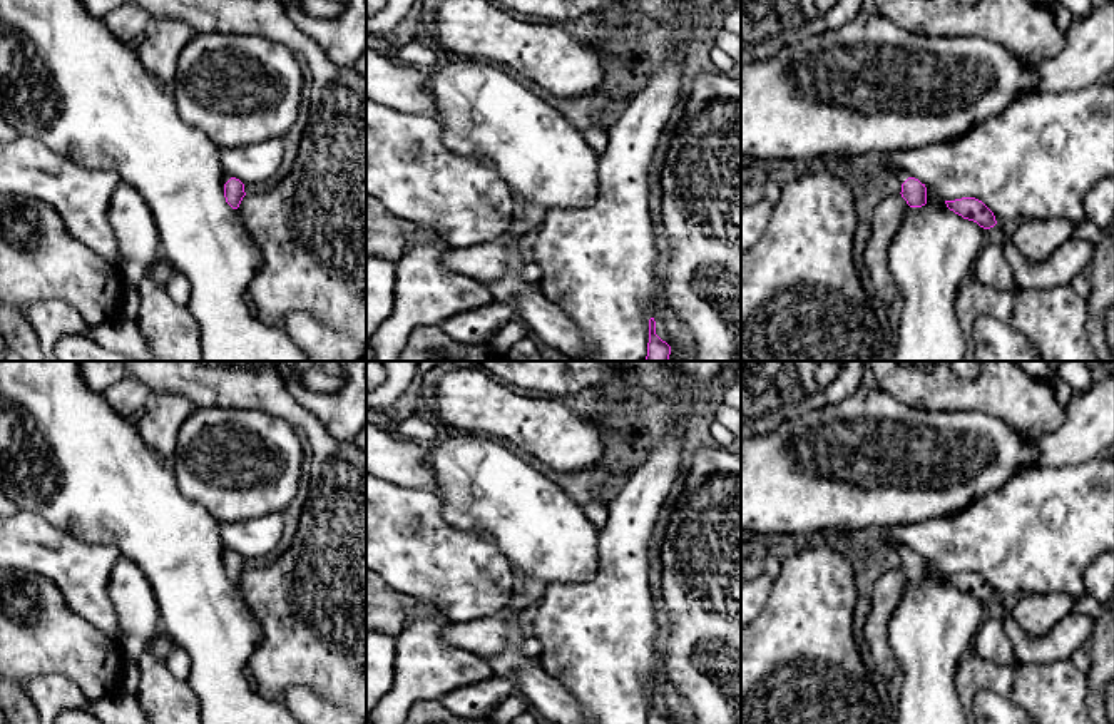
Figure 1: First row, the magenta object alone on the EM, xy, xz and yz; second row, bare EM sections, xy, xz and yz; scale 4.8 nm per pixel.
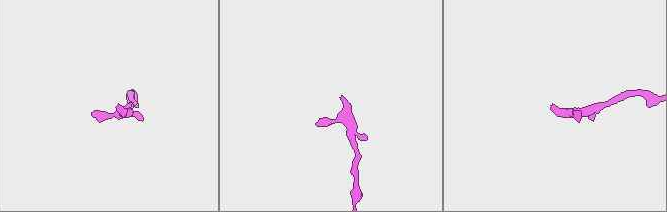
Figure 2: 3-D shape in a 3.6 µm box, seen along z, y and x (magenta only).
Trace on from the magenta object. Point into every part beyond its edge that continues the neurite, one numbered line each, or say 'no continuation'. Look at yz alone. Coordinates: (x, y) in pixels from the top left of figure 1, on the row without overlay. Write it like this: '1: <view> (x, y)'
1: yz (902, 550)

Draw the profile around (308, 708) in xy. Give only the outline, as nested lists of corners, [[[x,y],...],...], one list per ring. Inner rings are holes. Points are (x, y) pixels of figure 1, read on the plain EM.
[[[304,687],[289,689],[284,706],[301,724],[366,724],[365,717],[328,702]]]

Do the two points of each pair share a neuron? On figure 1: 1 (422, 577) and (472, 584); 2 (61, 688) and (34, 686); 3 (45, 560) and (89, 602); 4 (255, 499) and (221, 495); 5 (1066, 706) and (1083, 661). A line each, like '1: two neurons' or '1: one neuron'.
1: one neuron
2: one neuron
3: one neuron
4: one neuron
5: two neurons

